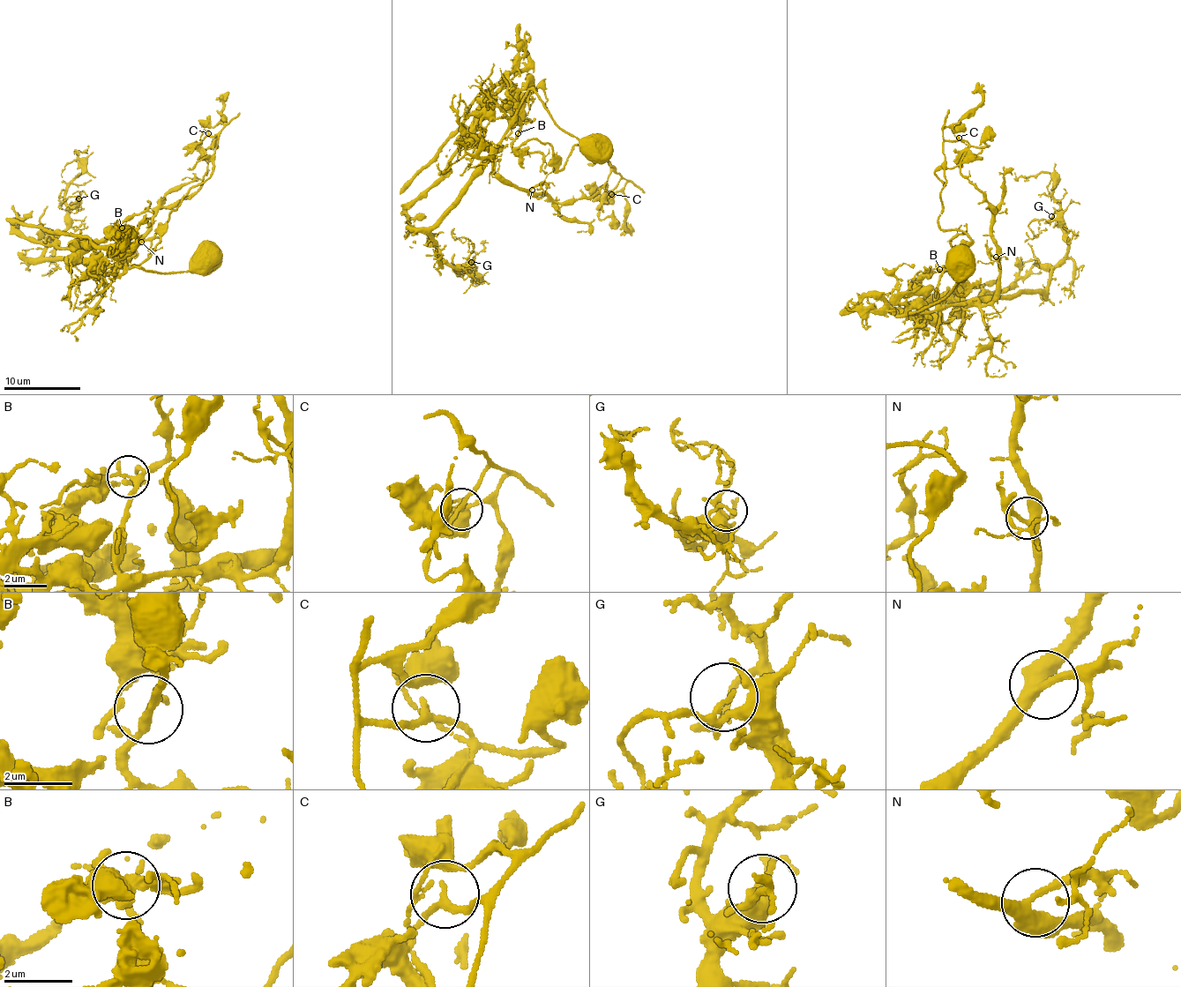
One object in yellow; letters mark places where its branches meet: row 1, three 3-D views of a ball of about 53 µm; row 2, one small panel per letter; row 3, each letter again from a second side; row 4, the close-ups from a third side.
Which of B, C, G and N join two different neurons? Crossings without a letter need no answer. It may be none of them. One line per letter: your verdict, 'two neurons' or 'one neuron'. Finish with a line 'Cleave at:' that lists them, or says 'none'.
B: two neurons
C: two neurons
G: one neuron
N: one neuron
Cleave at: B, C

